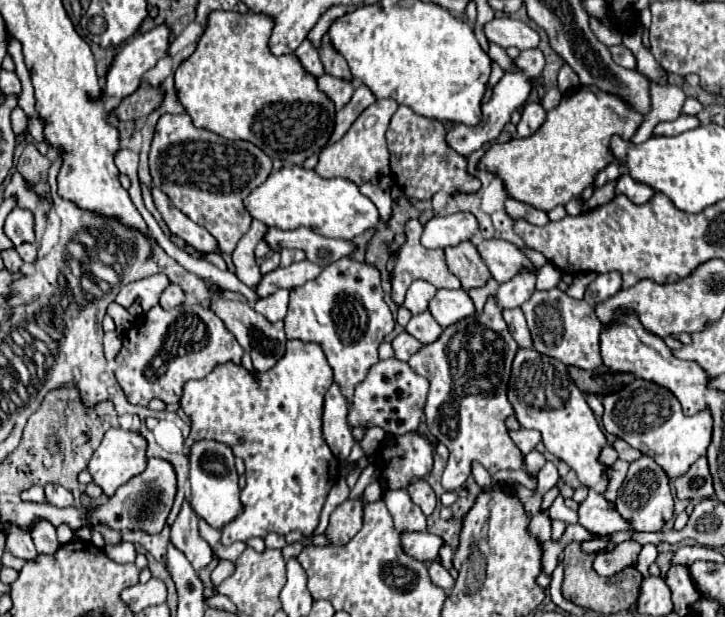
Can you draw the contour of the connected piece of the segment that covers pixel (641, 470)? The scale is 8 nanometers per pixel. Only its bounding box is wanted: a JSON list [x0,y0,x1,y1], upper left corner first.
[615,455,673,533]

